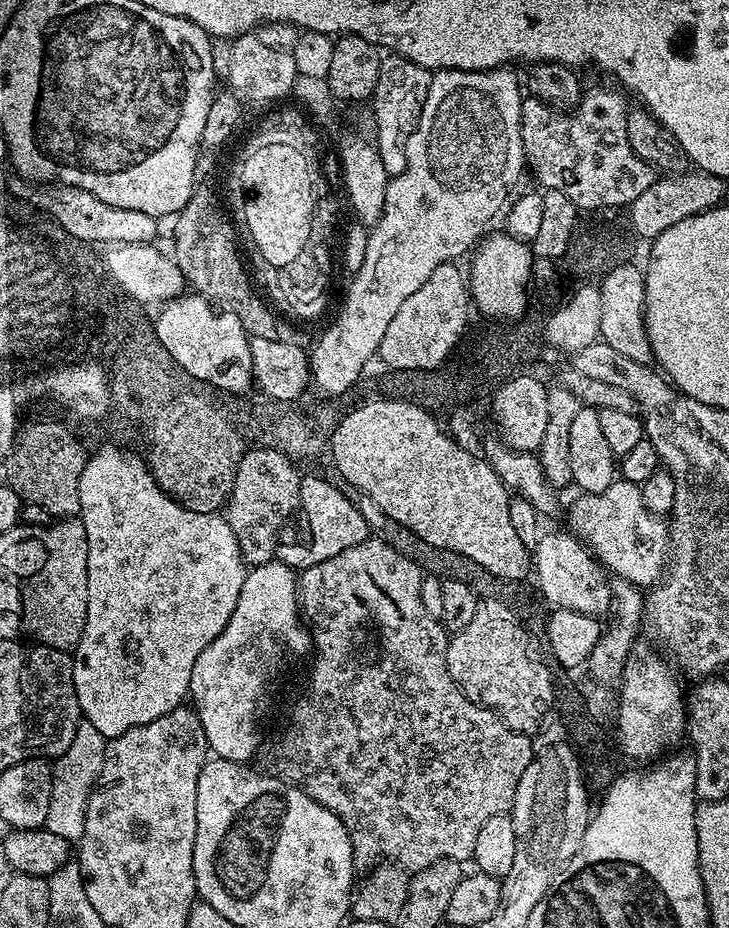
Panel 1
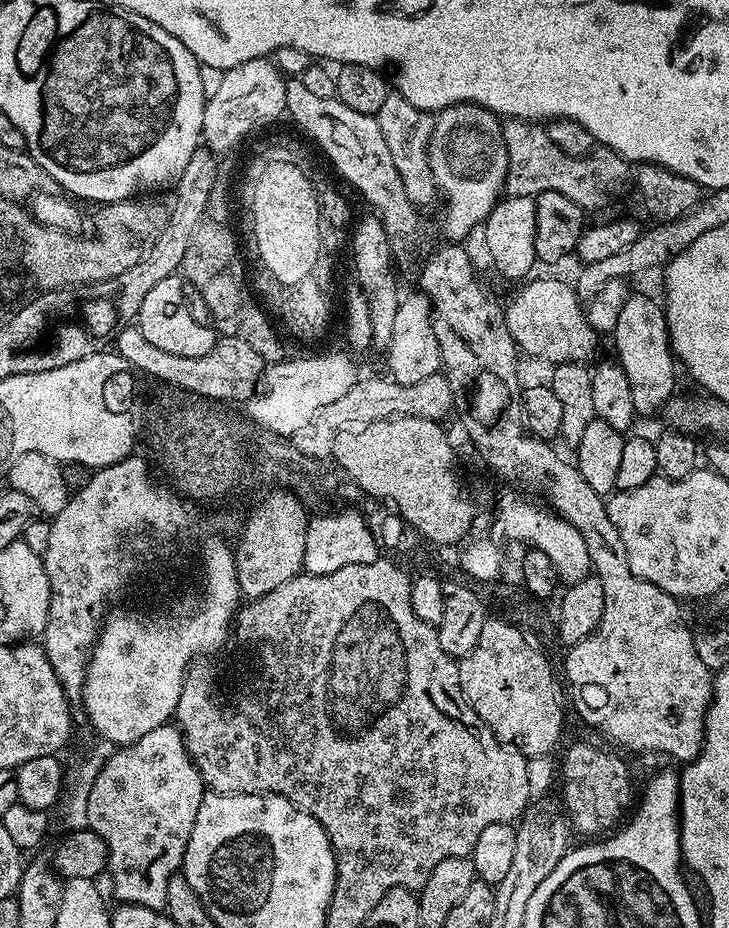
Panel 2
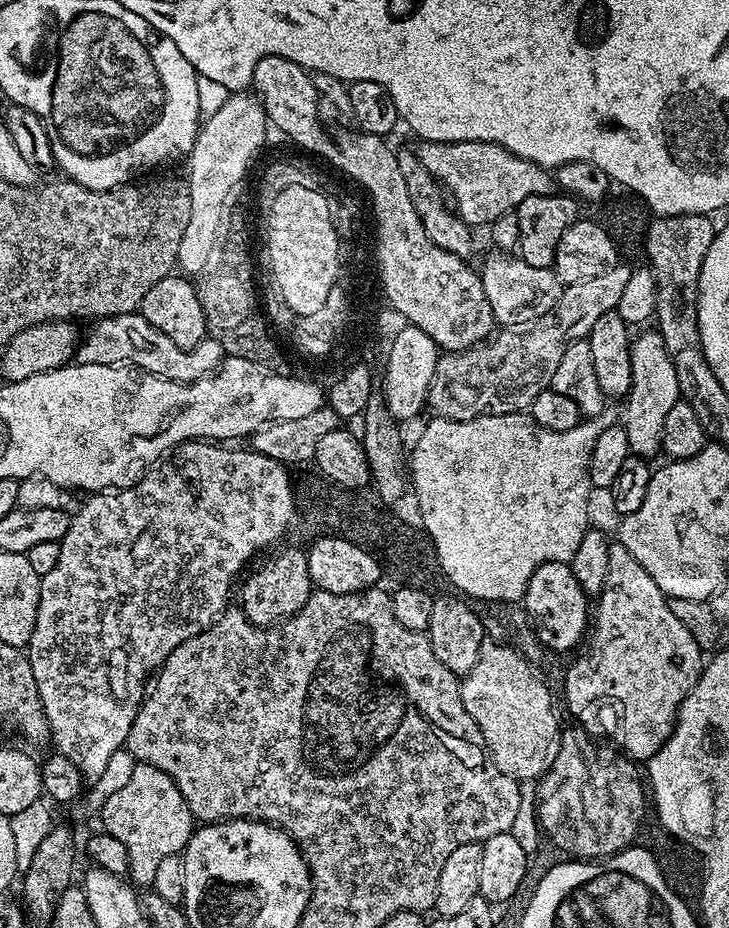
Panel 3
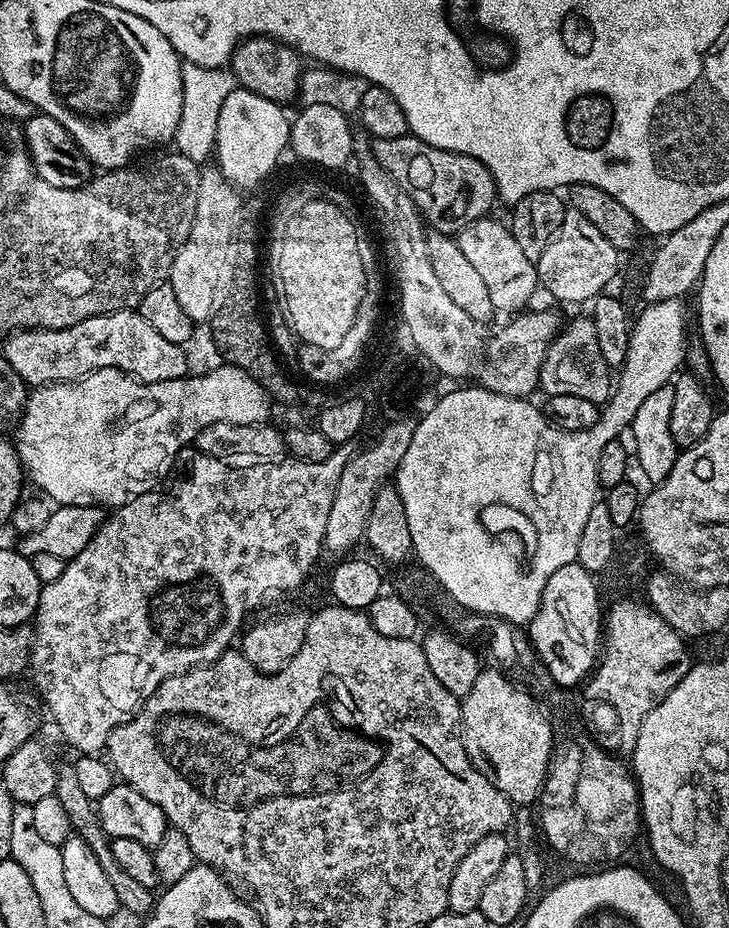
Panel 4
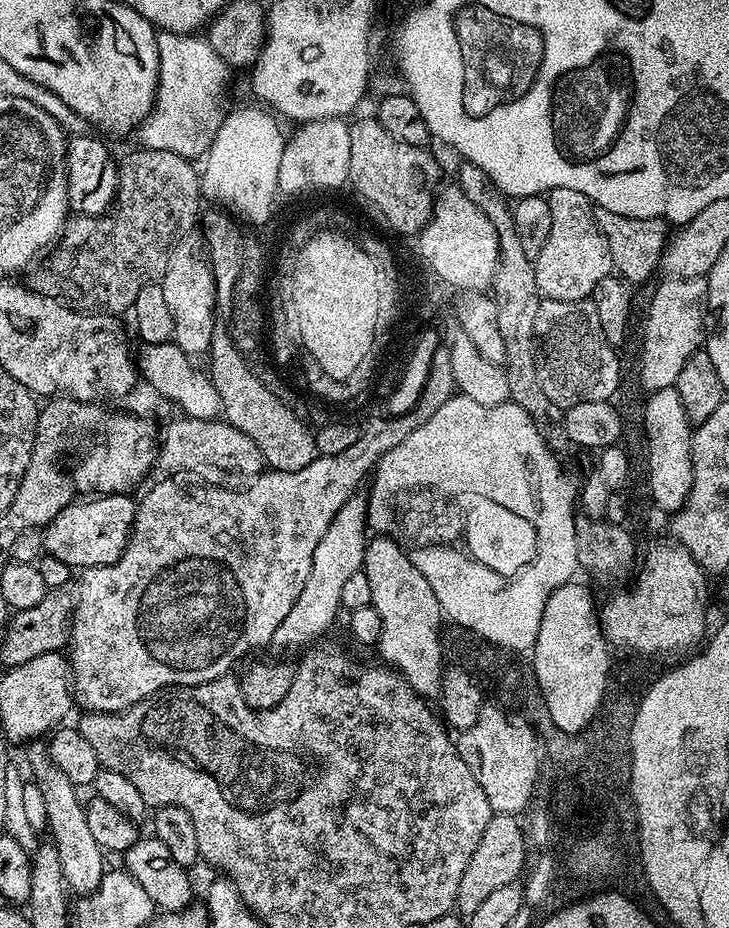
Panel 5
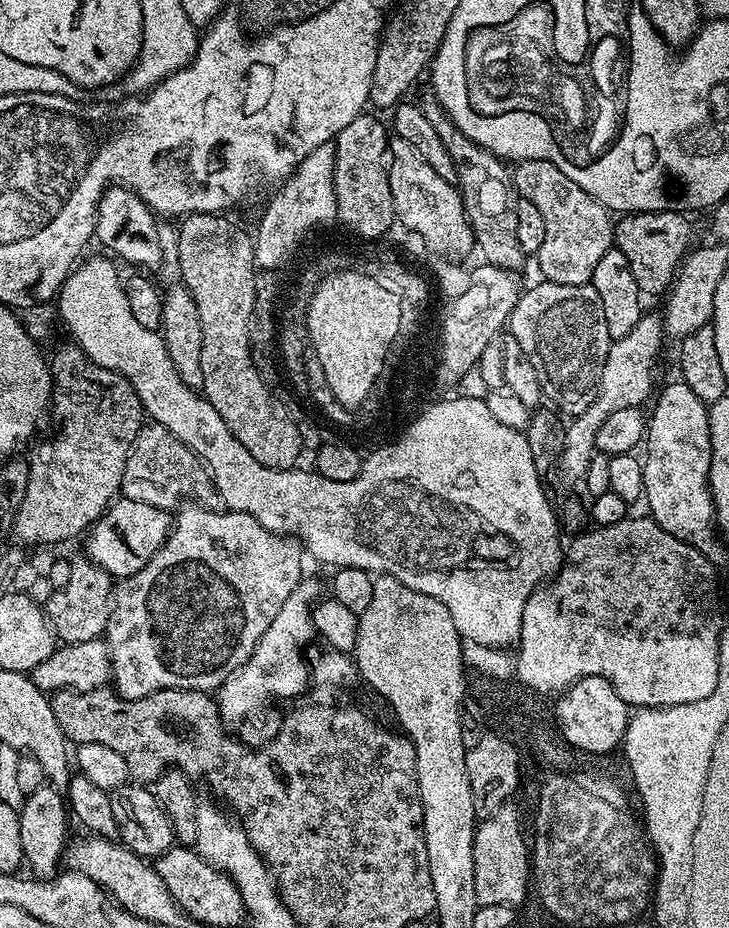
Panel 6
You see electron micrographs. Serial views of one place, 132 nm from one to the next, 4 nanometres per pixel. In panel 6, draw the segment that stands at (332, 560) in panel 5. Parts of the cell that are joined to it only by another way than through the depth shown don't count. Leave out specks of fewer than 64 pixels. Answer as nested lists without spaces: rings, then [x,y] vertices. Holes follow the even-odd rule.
[[[301,579],[290,598],[282,602],[282,610],[278,610],[274,622],[266,626],[266,634],[258,638],[258,646],[254,646],[248,661],[236,672],[231,672],[220,684],[218,703],[221,721],[229,725],[236,724],[246,719],[251,712],[259,713],[269,702],[280,702],[276,700],[302,695],[304,687],[310,684],[310,664],[304,661],[304,647],[311,642],[312,636],[314,640],[317,631],[314,605],[321,599],[322,593],[319,582],[308,579]]]

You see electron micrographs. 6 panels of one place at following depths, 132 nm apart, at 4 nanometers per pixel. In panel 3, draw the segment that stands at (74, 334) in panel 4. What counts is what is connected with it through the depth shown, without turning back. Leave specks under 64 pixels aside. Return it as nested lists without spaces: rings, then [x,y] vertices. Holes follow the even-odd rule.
[[[139,311],[127,312],[121,316],[106,316],[95,321],[96,326],[83,333],[74,357],[78,364],[126,364],[141,368],[160,377],[161,380],[173,380],[179,384],[192,384],[203,376],[211,376],[224,361],[225,352],[218,342],[205,338],[198,346],[179,348],[166,338]]]

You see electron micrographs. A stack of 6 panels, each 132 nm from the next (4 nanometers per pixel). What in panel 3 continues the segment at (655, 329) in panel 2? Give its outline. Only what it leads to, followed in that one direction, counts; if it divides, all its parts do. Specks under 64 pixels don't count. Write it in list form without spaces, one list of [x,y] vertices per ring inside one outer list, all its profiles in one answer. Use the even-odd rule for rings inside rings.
[[[640,330],[631,337],[632,349],[630,350],[630,374],[632,385],[626,397],[624,412],[622,408],[622,423],[626,430],[626,438],[630,438],[632,452],[641,458],[652,458],[655,452],[661,451],[660,439],[662,438],[662,425],[666,423],[666,413],[682,399],[678,390],[678,378],[674,374],[674,365],[670,363],[670,354],[666,354],[666,346],[662,334],[655,330]]]

